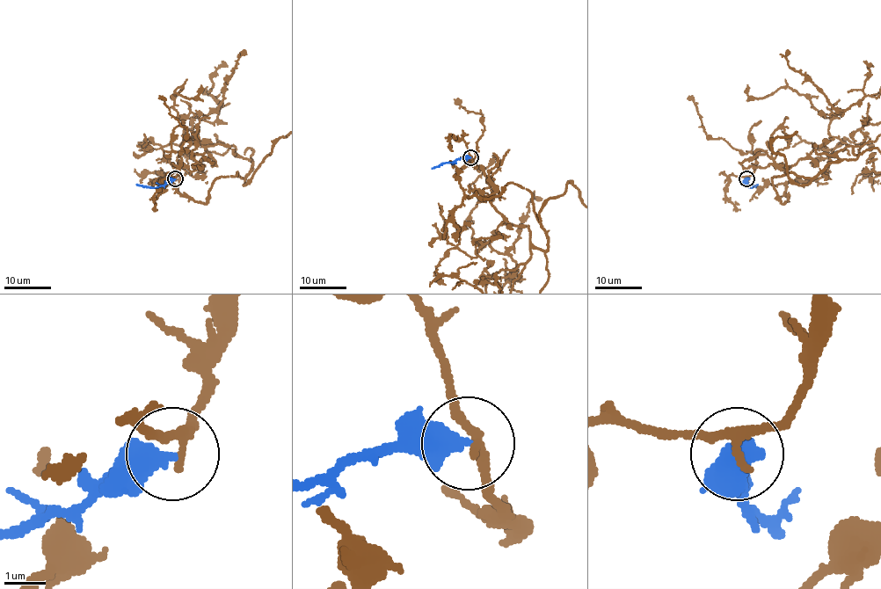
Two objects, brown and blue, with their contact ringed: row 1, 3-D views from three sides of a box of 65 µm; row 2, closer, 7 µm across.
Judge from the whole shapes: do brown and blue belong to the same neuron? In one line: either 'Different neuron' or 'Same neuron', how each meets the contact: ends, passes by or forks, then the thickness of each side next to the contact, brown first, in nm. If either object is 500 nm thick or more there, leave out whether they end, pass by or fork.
Different neuron. At the ring brown passes by. At the ring blue ends. Thickness 220 nm (brown) against 480 nm

